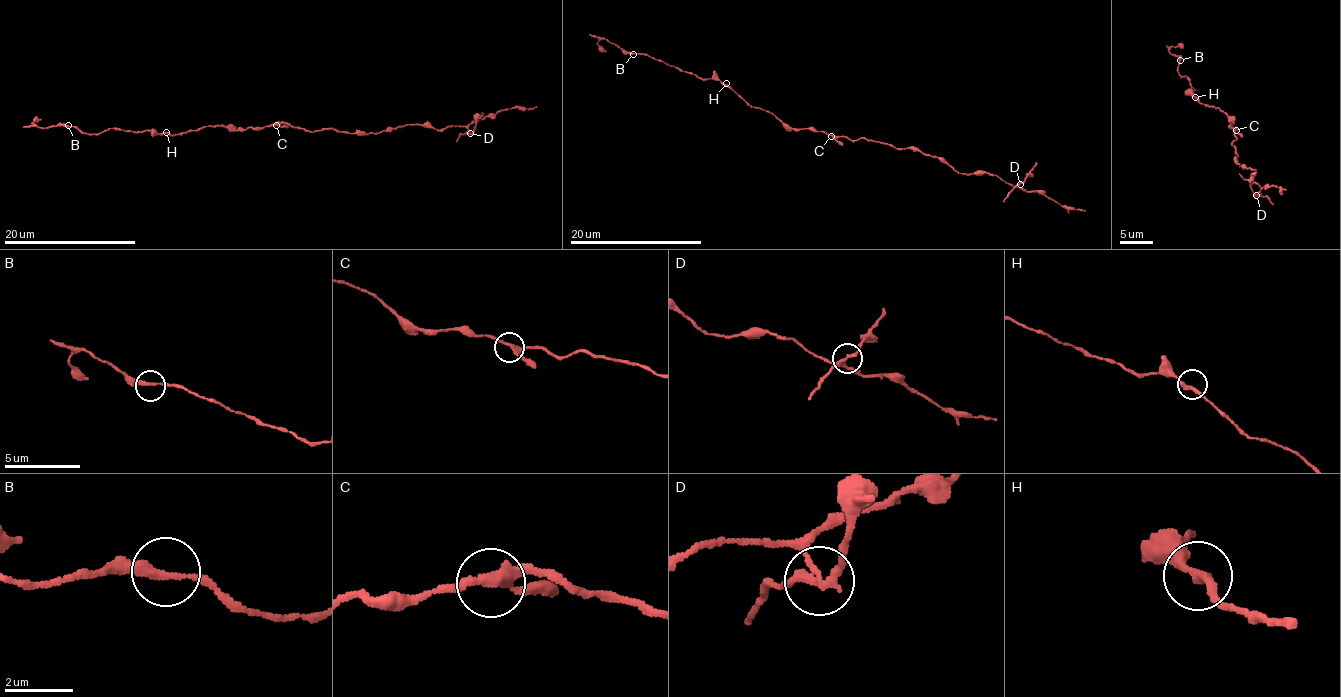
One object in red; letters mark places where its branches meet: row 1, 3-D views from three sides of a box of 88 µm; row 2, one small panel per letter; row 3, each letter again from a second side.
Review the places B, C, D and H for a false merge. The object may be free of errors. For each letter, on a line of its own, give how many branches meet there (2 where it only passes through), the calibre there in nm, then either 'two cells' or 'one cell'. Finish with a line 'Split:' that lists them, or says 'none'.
B: 2 | 240 nm | one cell
C: 3 | 260 nm | one cell
D: 3 | 200 nm | two cells
H: 2 | 260 nm | one cell
Split: D

